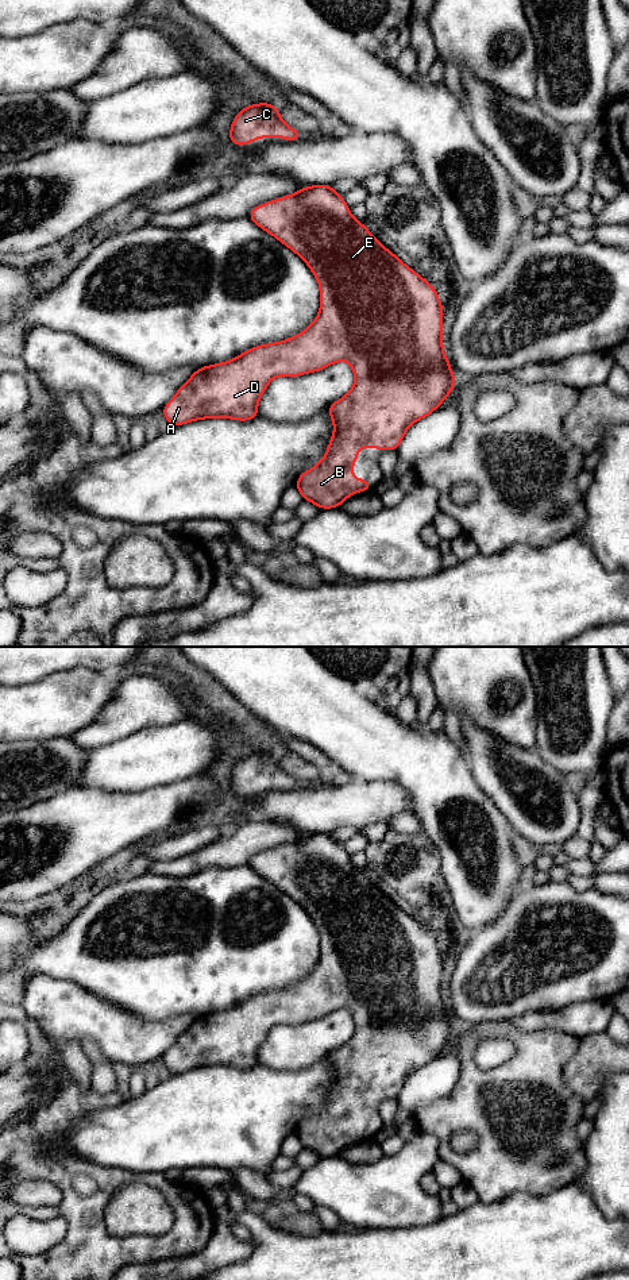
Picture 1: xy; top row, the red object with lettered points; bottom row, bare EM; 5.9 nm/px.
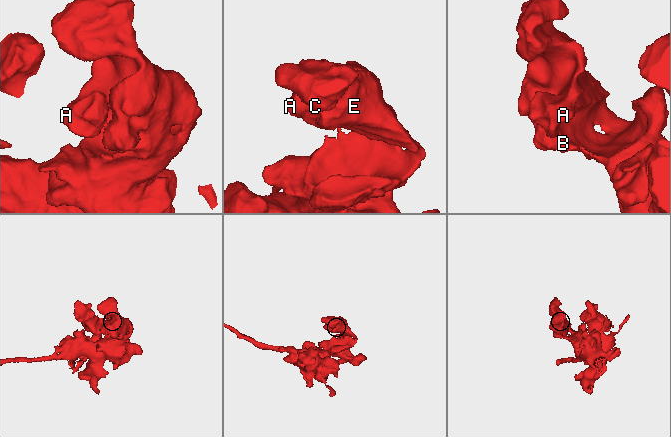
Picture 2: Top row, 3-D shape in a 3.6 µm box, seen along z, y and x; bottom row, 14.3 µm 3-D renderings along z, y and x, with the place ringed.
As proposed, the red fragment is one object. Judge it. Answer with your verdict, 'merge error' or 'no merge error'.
no merge error

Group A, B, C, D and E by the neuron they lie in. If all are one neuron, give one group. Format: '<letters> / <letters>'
A B C D E

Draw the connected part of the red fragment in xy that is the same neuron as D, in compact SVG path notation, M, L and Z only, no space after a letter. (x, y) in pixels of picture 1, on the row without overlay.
M332 833L301 836L294 843L255 855L247 865L294 899L313 919L320 934L319 963L305 979L293 986L256 994L231 1009L197 1017L163 1055L162 1061L170 1075L217 1065L248 1069L259 1064L258 1050L273 1026L298 1025L320 1019L340 1009L348 1010L355 1032L343 1046L327 1055L335 1073L327 1100L294 1131L302 1148L313 1150L320 1157L340 1156L354 1141L371 1137L371 1130L366 1126L354 1126L351 1115L356 1111L358 1099L367 1095L397 1099L408 1076L429 1064L451 1042L458 1028L443 999L444 956L433 933L408 915L358 870Z

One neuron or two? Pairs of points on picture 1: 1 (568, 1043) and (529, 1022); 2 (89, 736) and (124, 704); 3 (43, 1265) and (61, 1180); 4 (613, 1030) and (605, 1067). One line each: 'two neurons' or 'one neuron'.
1: two neurons
2: one neuron
3: one neuron
4: two neurons

